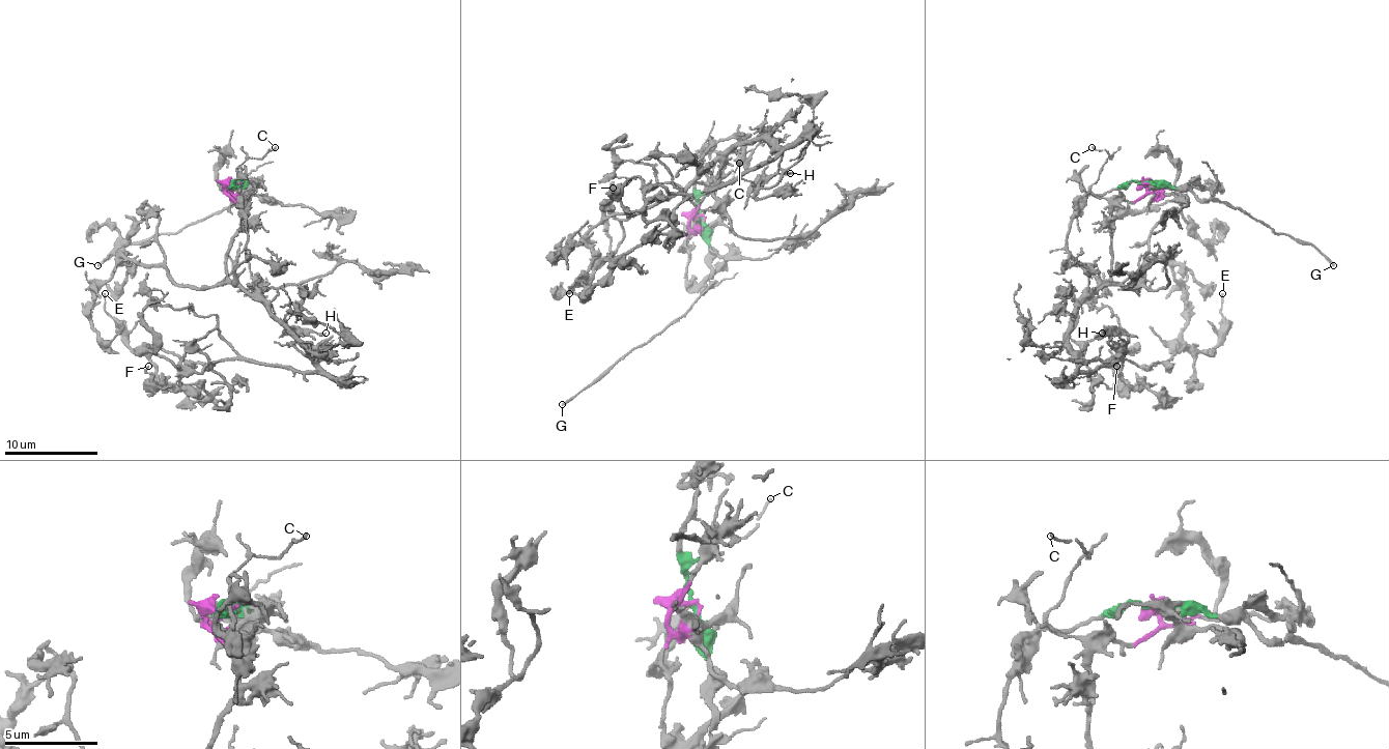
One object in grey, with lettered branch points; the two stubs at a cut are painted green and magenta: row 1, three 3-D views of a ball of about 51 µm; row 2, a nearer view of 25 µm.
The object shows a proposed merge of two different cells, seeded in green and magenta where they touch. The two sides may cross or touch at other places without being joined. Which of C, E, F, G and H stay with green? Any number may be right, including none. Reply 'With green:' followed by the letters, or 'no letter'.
With green: C, G

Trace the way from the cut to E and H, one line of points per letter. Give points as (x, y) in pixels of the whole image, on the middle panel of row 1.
E: (700, 218), (709, 184), (690, 182), (732, 147), (781, 149), (690, 194), (592, 289), (568, 294)
H: (700, 218), (709, 184), (690, 182), (732, 147), (767, 140), (781, 154), (781, 177), (760, 186), (790, 173)

